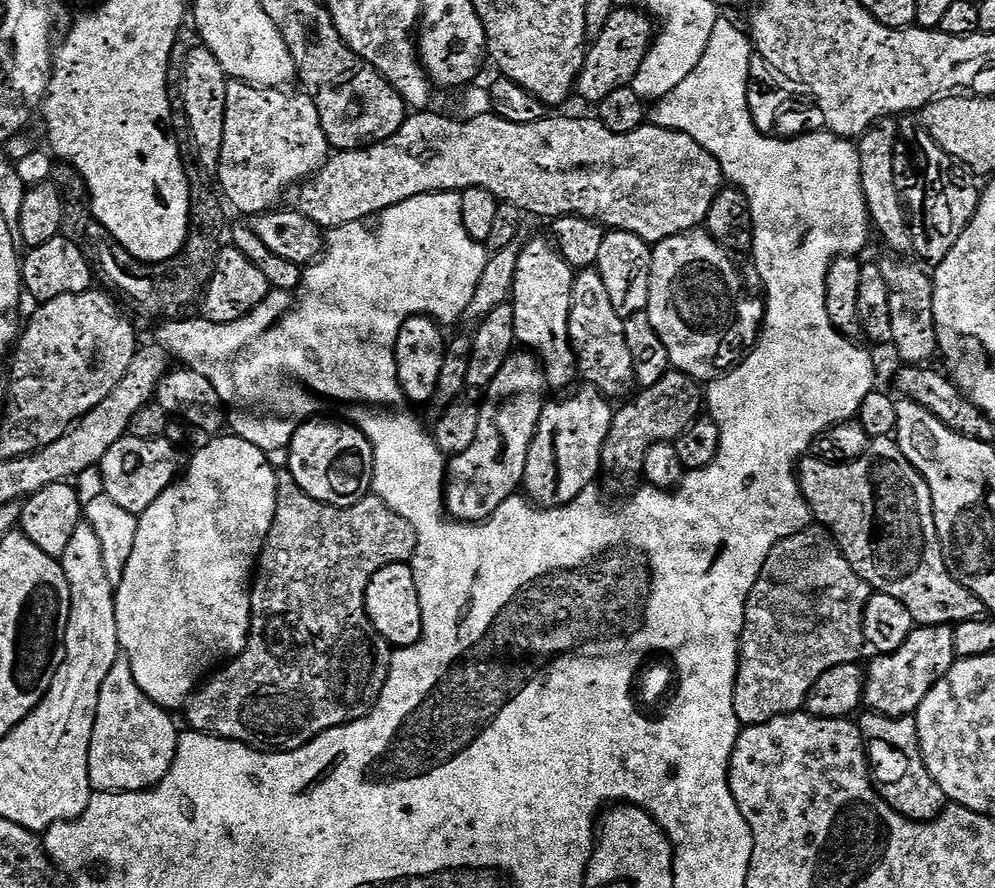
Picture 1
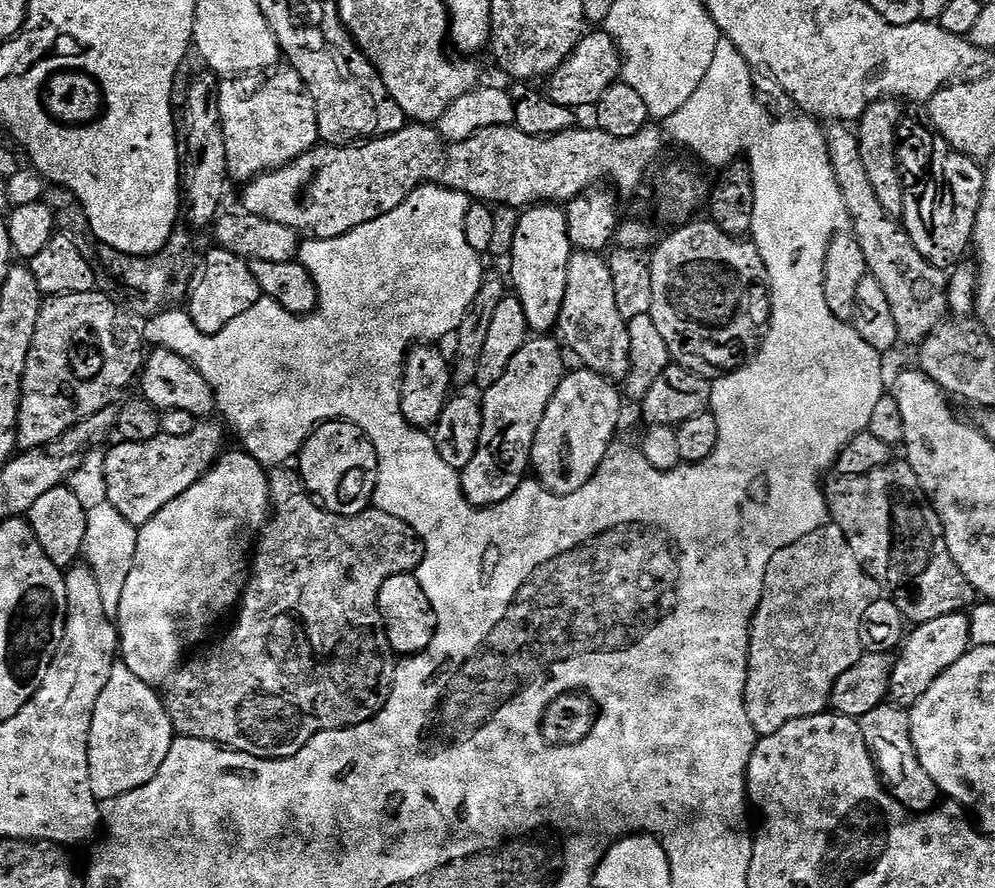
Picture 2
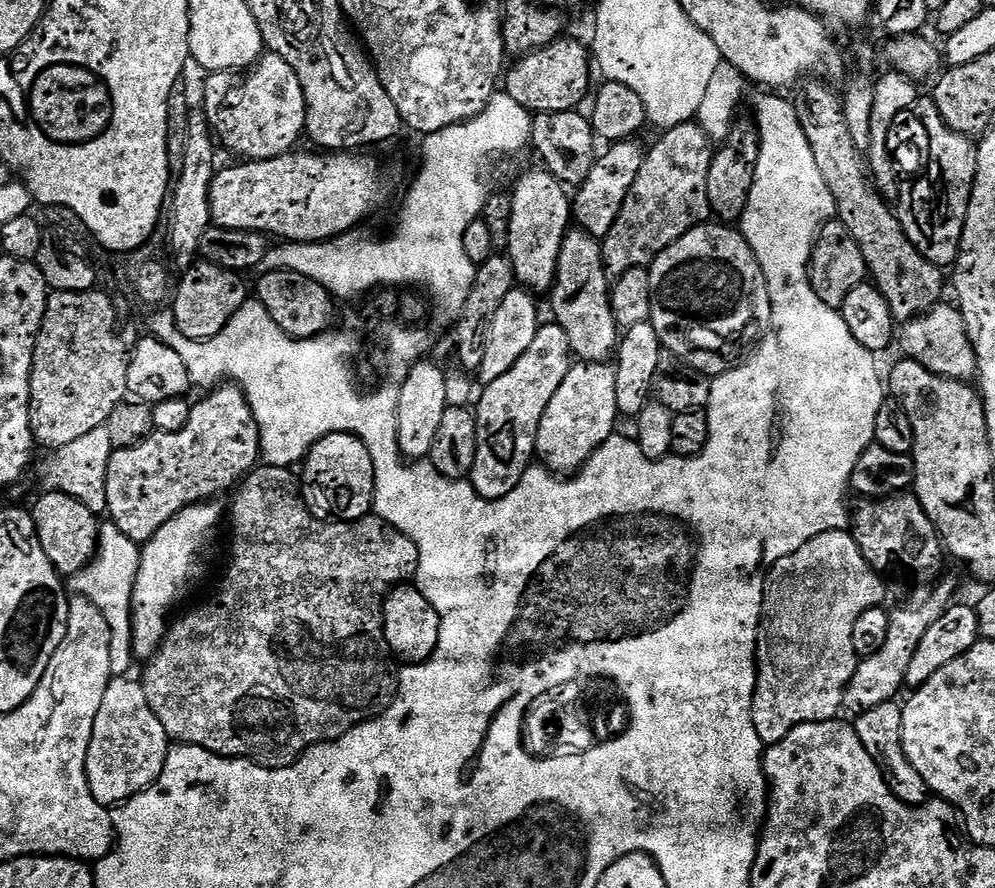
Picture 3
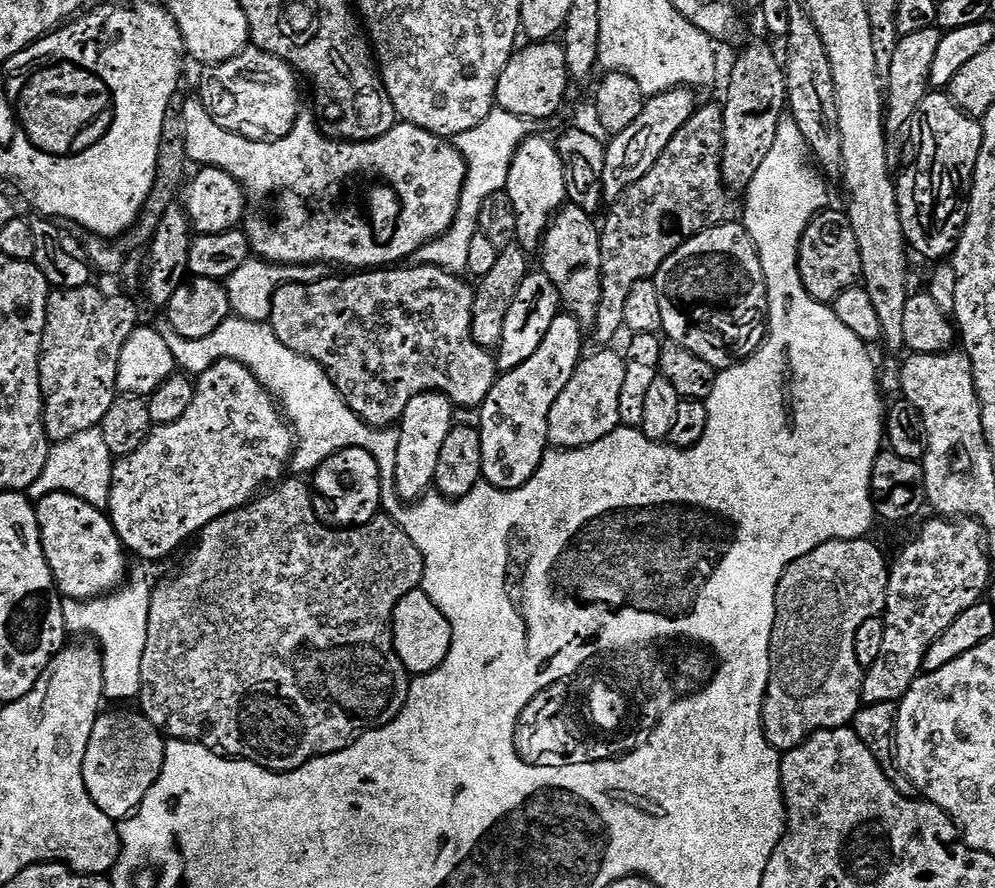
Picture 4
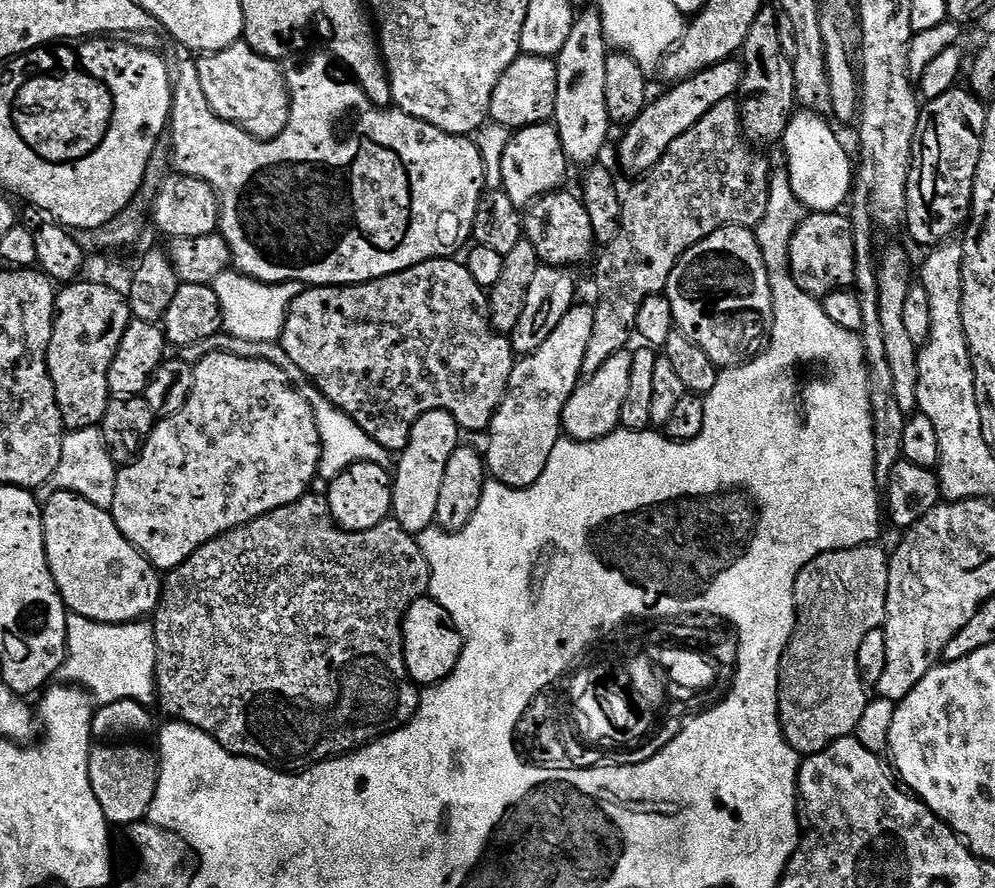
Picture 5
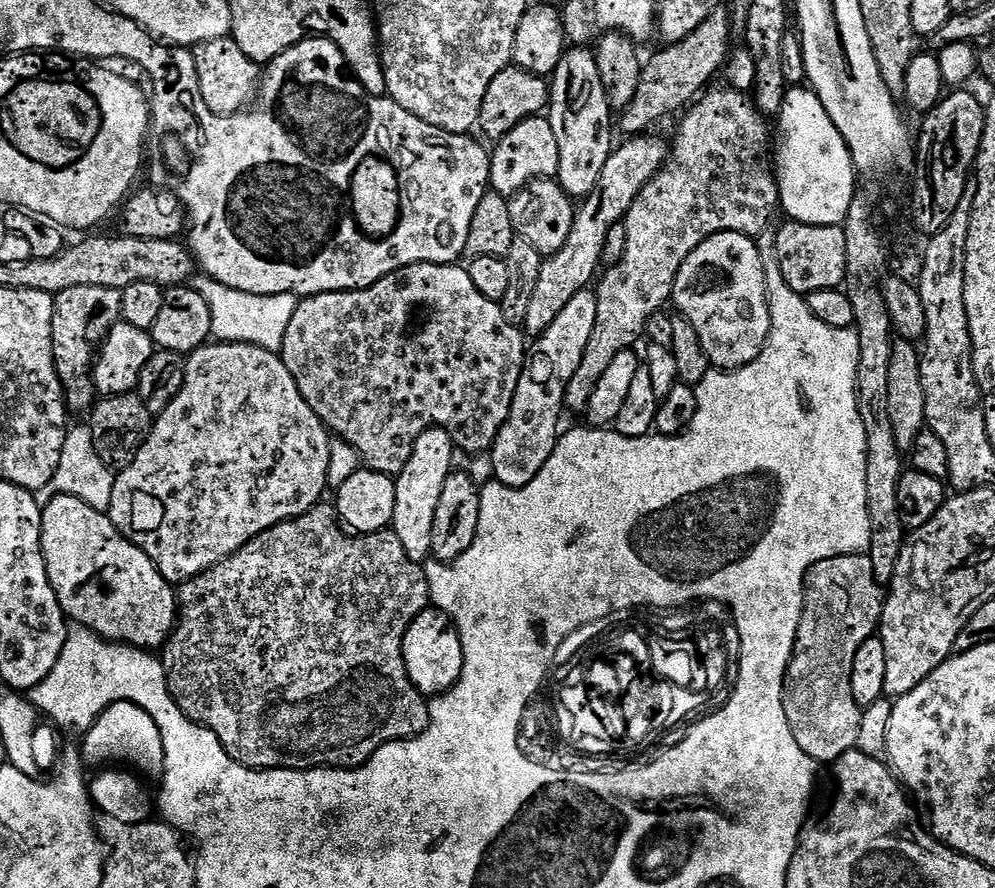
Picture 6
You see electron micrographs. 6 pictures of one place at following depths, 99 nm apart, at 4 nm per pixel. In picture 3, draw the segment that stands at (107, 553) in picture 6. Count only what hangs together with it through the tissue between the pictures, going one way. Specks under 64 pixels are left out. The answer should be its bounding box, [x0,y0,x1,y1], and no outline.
[30,492,100,578]

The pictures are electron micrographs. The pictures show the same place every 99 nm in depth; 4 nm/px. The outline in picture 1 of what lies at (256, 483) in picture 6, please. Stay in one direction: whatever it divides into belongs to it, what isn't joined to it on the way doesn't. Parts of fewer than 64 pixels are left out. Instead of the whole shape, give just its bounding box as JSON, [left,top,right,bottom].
[98,435,181,518]

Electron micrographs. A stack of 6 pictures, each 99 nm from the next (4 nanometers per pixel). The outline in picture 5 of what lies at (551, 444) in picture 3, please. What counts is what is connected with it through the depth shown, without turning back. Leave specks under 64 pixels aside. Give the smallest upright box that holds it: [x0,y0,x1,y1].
[560,350,632,442]

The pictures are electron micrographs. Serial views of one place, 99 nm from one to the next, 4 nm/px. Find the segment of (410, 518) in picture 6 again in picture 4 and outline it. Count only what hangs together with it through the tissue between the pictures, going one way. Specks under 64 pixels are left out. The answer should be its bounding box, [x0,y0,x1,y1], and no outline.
[396,392,454,502]

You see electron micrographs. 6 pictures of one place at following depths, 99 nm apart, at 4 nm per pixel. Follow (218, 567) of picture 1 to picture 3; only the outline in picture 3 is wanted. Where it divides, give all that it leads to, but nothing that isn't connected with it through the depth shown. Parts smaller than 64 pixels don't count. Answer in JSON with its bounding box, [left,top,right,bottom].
[132,502,226,661]

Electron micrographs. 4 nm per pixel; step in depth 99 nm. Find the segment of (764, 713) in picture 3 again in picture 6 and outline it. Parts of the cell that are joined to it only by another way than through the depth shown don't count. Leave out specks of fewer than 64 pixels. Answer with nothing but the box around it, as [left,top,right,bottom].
[784,554,885,766]

